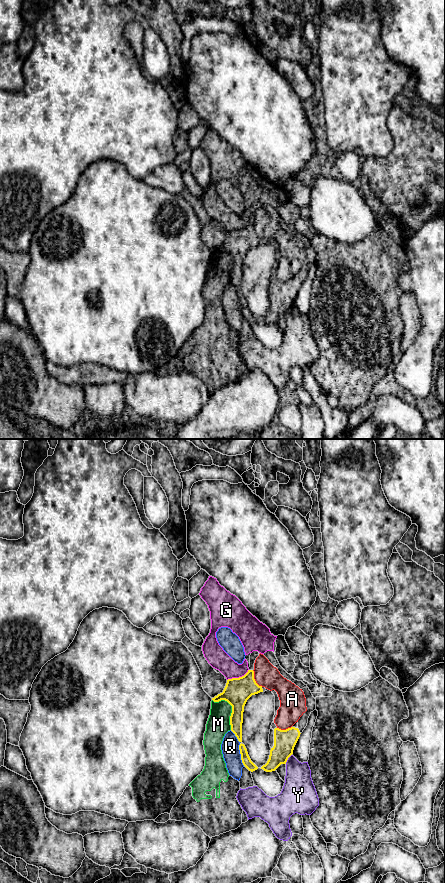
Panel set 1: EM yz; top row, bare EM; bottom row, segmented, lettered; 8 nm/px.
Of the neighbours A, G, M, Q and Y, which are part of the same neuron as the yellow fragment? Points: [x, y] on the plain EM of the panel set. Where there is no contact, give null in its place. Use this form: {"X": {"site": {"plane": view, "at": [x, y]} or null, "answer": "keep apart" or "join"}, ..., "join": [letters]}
{"A": {"site": {"plane": "yz", "at": [254, 231]}, "answer": "keep apart"}, "G": {"site": {"plane": "yz", "at": [239, 229]}, "answer": "keep apart"}, "M": {"site": {"plane": "yz", "at": [232, 260]}, "answer": "keep apart"}, "Q": {"site": {"plane": "yz", "at": [241, 307]}, "answer": "keep apart"}, "Y": {"site": {"plane": "yz", "at": [287, 311]}, "answer": "keep apart"}, "join": []}

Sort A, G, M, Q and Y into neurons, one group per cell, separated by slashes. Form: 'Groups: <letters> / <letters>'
Groups: A / G / M / Q / Y

